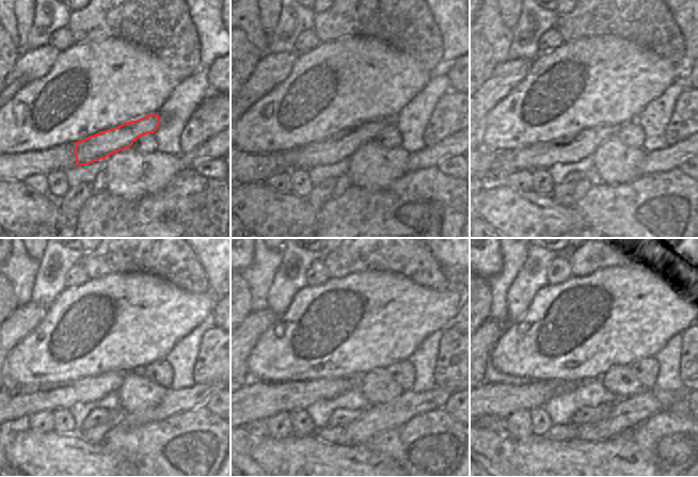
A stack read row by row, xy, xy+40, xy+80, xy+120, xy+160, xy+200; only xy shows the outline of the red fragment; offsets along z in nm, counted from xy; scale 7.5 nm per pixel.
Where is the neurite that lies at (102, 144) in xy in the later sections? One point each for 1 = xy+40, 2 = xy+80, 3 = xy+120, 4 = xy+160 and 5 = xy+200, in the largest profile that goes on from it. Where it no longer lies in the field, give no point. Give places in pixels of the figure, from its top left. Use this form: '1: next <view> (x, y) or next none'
1: next xy+40 (342, 145)
2: next xy+80 (571, 149)
3: next xy+120 (13, 401)
4: next xy+160 (255, 400)
5: next xy+200 (497, 399)

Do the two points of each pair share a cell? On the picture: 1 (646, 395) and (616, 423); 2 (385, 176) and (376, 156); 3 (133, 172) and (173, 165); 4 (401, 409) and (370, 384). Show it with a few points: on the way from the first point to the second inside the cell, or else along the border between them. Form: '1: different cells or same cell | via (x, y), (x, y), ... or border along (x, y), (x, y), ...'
1: same cell | via (638, 402), (623, 415)
2: same cell | via (380, 171), (376, 167), (376, 161)
3: same cell | via (143, 170), (156, 170), (163, 167)
4: different cells | border along (405, 391), (390, 401), (368, 407)

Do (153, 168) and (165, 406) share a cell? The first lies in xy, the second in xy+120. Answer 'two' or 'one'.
two

